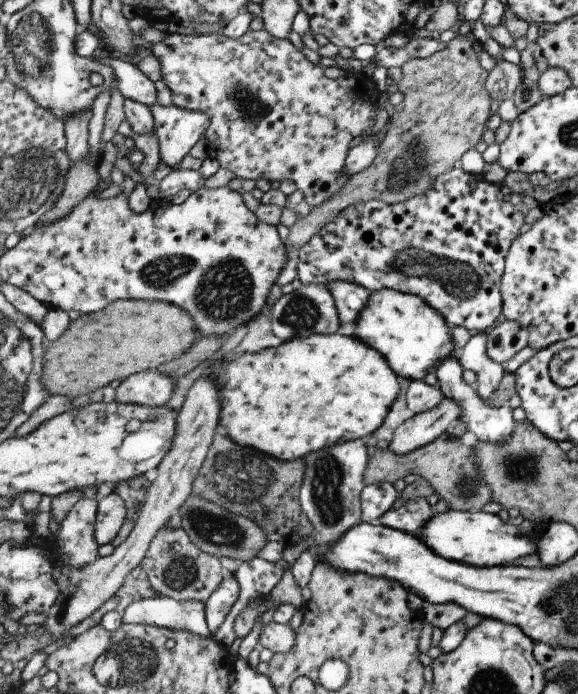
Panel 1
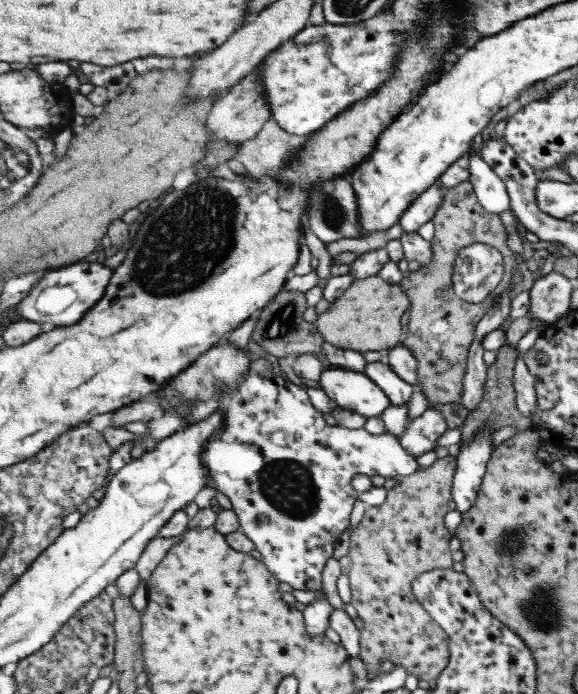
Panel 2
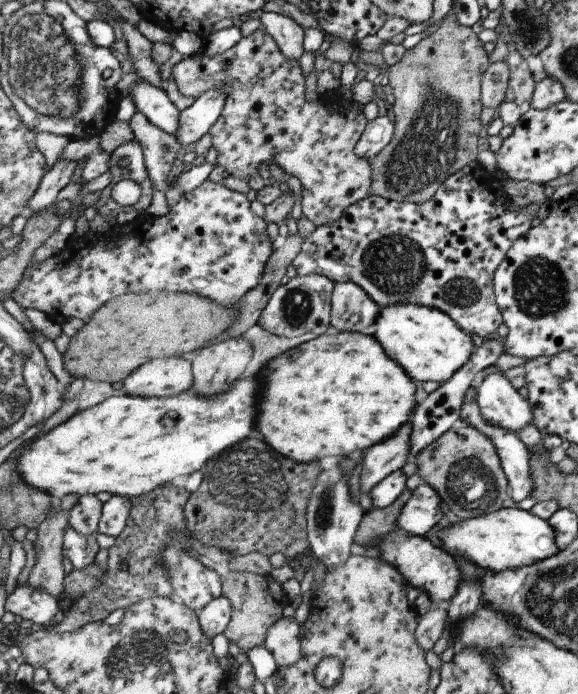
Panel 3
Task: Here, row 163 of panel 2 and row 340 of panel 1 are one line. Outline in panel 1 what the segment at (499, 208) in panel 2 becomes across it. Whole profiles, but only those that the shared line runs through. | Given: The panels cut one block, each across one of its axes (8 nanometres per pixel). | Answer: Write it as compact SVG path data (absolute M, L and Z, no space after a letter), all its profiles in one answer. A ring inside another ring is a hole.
M477 333L469 340L460 356L464 369L474 371L478 378L475 382L480 398L489 401L500 388L505 370L500 363L494 362L486 352L488 333Z

